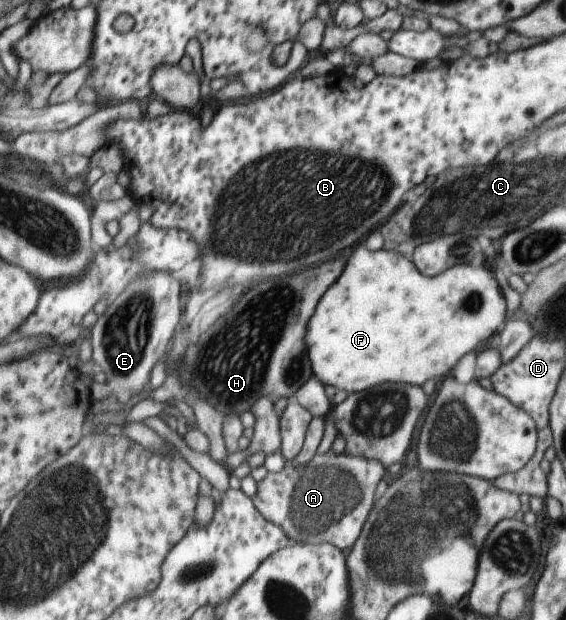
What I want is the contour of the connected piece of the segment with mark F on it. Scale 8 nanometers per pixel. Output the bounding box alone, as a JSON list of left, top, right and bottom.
[305,245,507,396]

